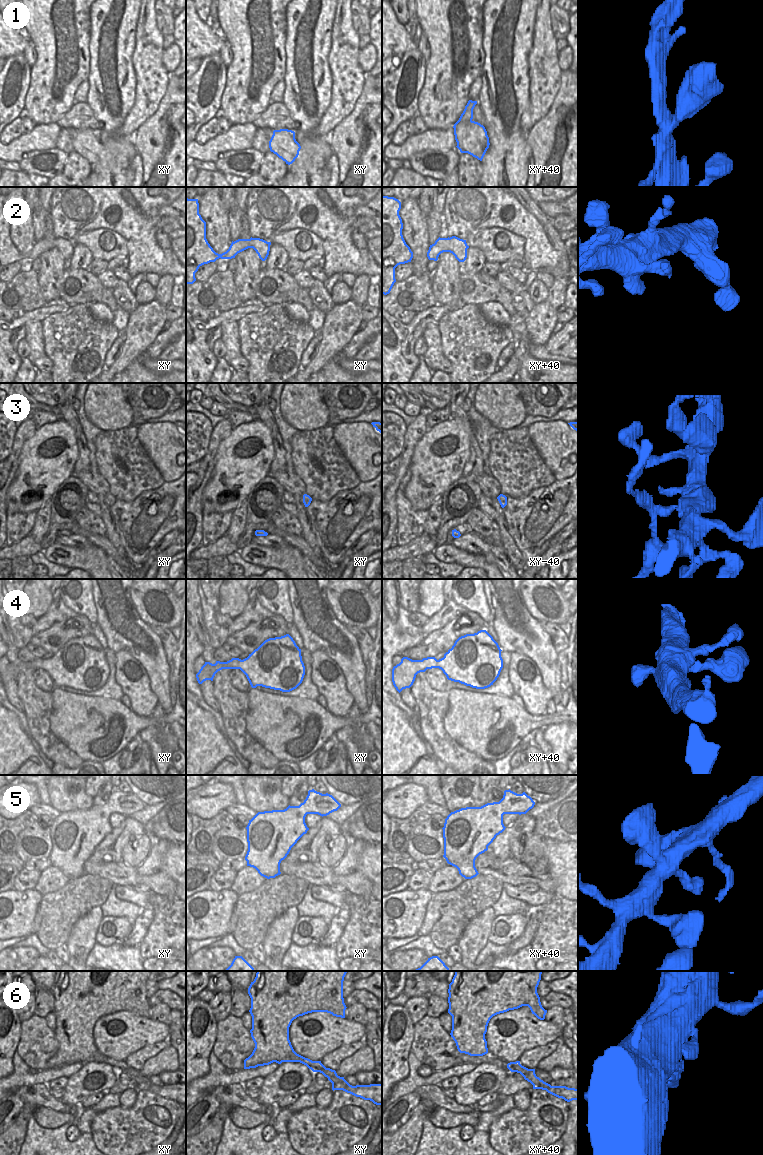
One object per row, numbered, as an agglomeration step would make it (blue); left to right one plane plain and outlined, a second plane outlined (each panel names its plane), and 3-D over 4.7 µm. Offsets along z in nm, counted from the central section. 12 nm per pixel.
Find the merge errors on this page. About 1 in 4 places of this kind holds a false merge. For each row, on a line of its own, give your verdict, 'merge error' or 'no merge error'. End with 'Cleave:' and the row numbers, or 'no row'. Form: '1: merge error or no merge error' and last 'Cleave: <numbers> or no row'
1: no merge error
2: no merge error
3: merge error
4: no merge error
5: no merge error
6: merge error
Cleave: 3, 6

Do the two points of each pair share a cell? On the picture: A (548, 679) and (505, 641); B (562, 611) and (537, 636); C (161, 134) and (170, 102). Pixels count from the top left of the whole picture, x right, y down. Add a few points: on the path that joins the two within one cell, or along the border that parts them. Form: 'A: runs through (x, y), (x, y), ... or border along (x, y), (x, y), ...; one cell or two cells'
A: runs through (545, 665), (519, 639); one cell
B: border along (524, 602), (527, 611), (538, 621); two cells
C: runs through (164, 126), (164, 119), (170, 110); one cell

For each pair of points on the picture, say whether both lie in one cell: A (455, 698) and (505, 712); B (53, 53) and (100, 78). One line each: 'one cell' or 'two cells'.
A: one cell
B: two cells

